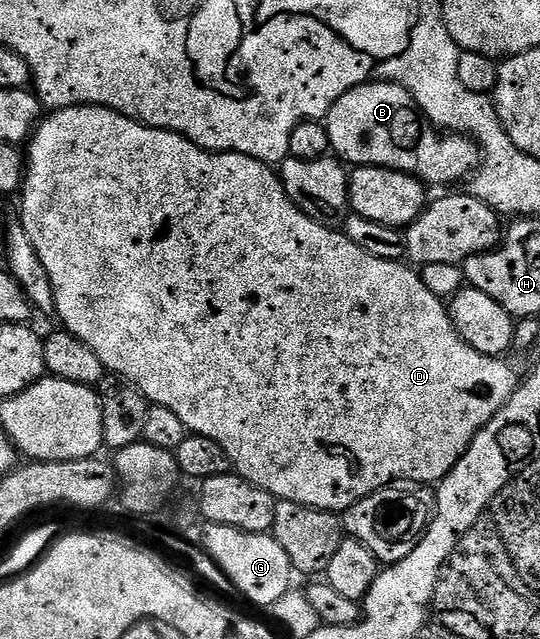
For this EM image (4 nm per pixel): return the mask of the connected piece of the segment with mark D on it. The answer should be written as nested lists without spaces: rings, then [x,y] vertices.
[[[59,107],[50,110],[42,118],[27,140],[25,182],[19,192],[20,199],[19,214],[23,221],[23,229],[27,229],[31,241],[35,244],[35,253],[39,253],[40,259],[43,260],[43,266],[47,269],[47,277],[51,277],[51,285],[55,289],[55,305],[57,306],[55,315],[56,318],[59,317],[65,322],[62,323],[64,330],[79,337],[79,341],[83,341],[83,345],[91,345],[91,349],[95,349],[95,357],[99,357],[99,361],[103,361],[106,372],[124,379],[127,383],[132,383],[134,387],[145,394],[145,398],[152,406],[171,409],[171,413],[175,413],[175,417],[179,417],[179,421],[183,421],[183,425],[190,433],[211,437],[211,441],[223,445],[227,457],[231,457],[233,462],[233,471],[248,483],[254,483],[259,489],[267,489],[267,493],[271,493],[278,501],[307,505],[320,511],[344,513],[350,507],[354,507],[360,499],[366,499],[371,493],[378,491],[380,487],[400,483],[405,485],[440,484],[441,480],[451,473],[454,465],[465,456],[465,451],[473,444],[474,437],[499,414],[507,400],[513,396],[514,391],[523,382],[523,371],[521,375],[517,364],[509,364],[508,358],[505,357],[479,353],[475,349],[471,349],[471,345],[467,345],[467,341],[463,341],[463,337],[459,337],[449,316],[448,306],[439,297],[435,297],[435,293],[431,293],[431,289],[427,289],[427,285],[423,285],[420,274],[412,266],[395,259],[371,257],[371,253],[359,249],[359,245],[355,245],[355,241],[351,241],[345,236],[344,230],[325,227],[319,221],[307,217],[307,213],[300,211],[291,201],[291,197],[287,197],[285,186],[281,184],[280,174],[270,164],[260,163],[259,160],[247,157],[243,153],[205,151],[179,131],[147,127],[138,119],[132,119],[106,107]]]

